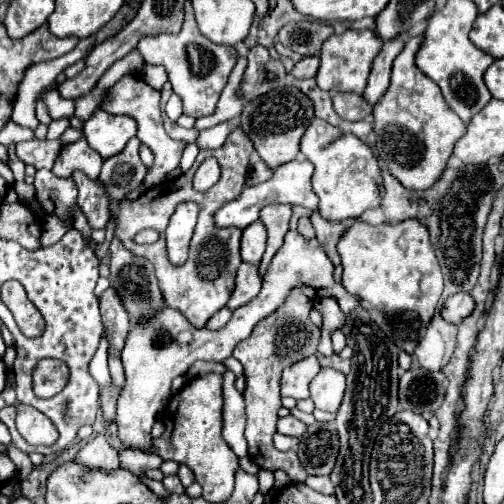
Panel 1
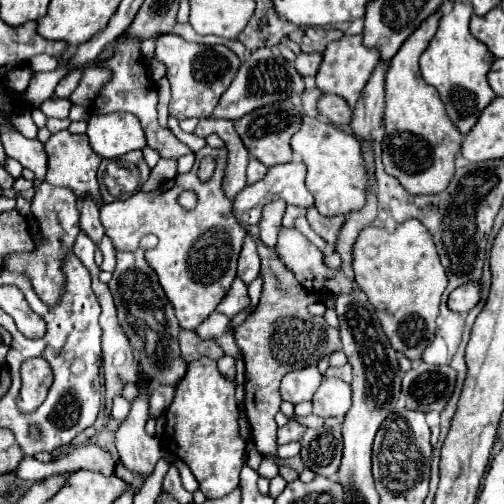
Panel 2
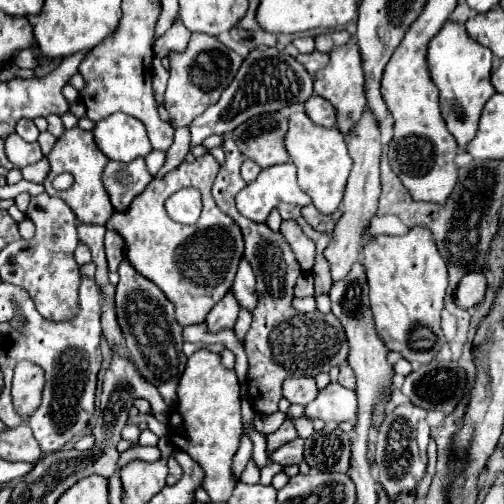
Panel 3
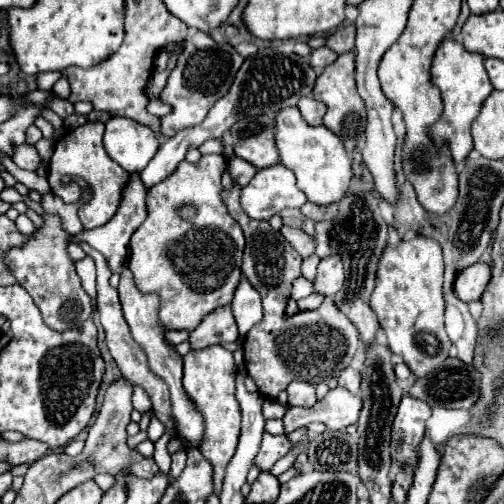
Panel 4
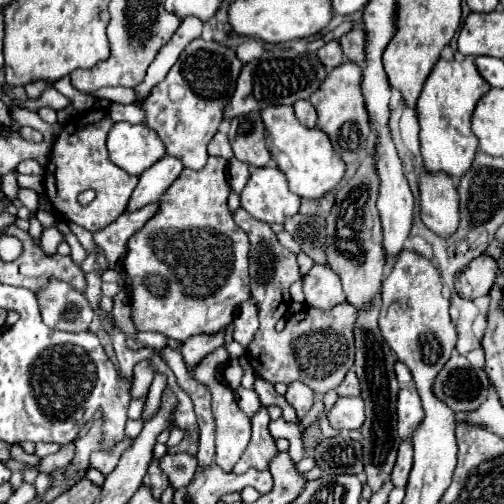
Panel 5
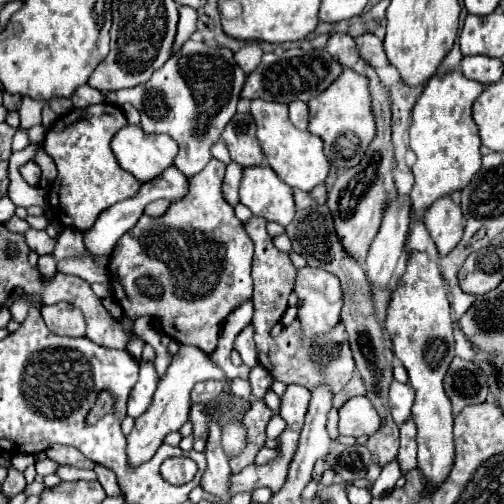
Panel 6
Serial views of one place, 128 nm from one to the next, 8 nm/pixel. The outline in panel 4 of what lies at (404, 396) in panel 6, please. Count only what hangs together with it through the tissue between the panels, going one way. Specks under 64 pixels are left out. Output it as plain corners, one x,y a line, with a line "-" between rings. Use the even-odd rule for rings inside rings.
408,394
402,396
398,414
394,418
392,426
392,460
396,460
398,466
404,464
416,464
416,452
418,444
426,430
426,420
430,418
430,406
422,400
416,400

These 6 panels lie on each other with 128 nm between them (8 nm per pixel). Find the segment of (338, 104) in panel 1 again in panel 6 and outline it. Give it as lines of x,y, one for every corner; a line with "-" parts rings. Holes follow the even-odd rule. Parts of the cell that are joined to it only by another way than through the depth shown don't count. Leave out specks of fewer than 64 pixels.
296,100
290,104
290,120
298,130
306,130
308,126
308,104

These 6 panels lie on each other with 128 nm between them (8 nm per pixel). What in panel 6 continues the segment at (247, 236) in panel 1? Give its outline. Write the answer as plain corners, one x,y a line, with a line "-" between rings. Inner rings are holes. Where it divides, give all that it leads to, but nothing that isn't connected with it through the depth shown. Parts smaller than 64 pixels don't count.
252,326
244,328
244,330
242,330
242,332
236,336
234,348
240,352
240,356
242,356
244,364
254,368
254,366
258,366
260,362
258,362
258,352
256,352
256,344
254,344
252,336
254,336
254,330
252,330

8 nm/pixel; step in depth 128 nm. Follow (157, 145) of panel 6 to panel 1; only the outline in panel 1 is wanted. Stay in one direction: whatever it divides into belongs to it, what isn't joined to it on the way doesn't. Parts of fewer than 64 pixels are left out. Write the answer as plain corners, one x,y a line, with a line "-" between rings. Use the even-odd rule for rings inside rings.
96,110
84,124
84,138
88,132
88,144
104,160
122,152
126,142
136,136
136,122
130,116
114,116

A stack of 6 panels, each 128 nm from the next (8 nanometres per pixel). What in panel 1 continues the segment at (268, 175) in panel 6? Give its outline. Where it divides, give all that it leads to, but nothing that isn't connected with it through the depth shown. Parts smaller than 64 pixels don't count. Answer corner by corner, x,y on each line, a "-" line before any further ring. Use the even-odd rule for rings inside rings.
294,160
294,162
286,162
286,164
278,166
270,180
266,180
264,184
256,184
256,186
244,186
244,192
236,200
222,206
214,216
216,224
218,226
236,226
236,228
244,230
248,224
256,222
258,212
266,204
292,204
292,206
300,204
304,208
316,210
318,200
316,200
316,194
312,192
312,186
310,186
312,172
314,172
314,166
308,160

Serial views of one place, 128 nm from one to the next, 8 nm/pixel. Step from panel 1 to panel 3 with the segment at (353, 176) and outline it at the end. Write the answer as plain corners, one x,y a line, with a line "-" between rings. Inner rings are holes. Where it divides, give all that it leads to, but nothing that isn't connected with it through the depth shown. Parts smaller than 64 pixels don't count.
294,112
288,122
284,146
292,164
298,168
298,184
312,198
312,204
322,214
332,214
344,196
344,186
352,170
352,158
348,156
344,136
336,128
316,126
304,112

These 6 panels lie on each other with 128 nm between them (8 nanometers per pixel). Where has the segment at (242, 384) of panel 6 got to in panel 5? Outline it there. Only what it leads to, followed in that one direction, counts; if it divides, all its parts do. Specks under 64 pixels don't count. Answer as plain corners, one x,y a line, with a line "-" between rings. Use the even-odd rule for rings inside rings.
240,386
240,388
234,390
234,394
236,394
236,400
238,400
240,408
242,408
248,416
254,416
254,412
260,408
260,400
258,400
256,392

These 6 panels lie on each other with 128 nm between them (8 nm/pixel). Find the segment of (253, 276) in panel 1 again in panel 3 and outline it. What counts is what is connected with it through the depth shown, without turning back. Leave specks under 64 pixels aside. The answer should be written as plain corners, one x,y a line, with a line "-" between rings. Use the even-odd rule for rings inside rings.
228,292
206,316
206,328
210,334
218,334
220,330
232,330
238,320
238,302
232,292

